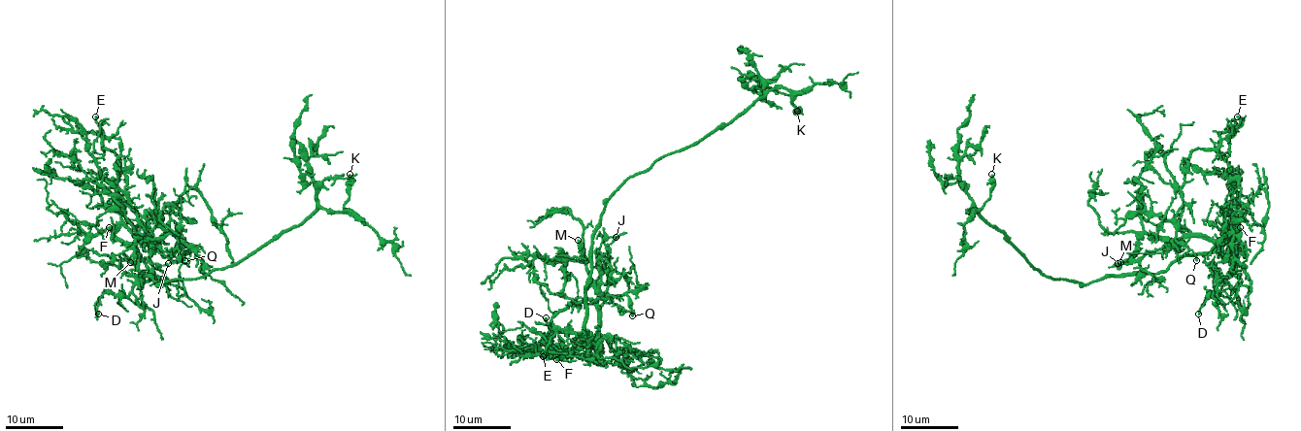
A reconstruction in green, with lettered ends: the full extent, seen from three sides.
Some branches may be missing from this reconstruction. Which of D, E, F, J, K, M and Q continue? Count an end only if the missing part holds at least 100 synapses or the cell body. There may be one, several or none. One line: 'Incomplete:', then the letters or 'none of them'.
Incomplete: F

